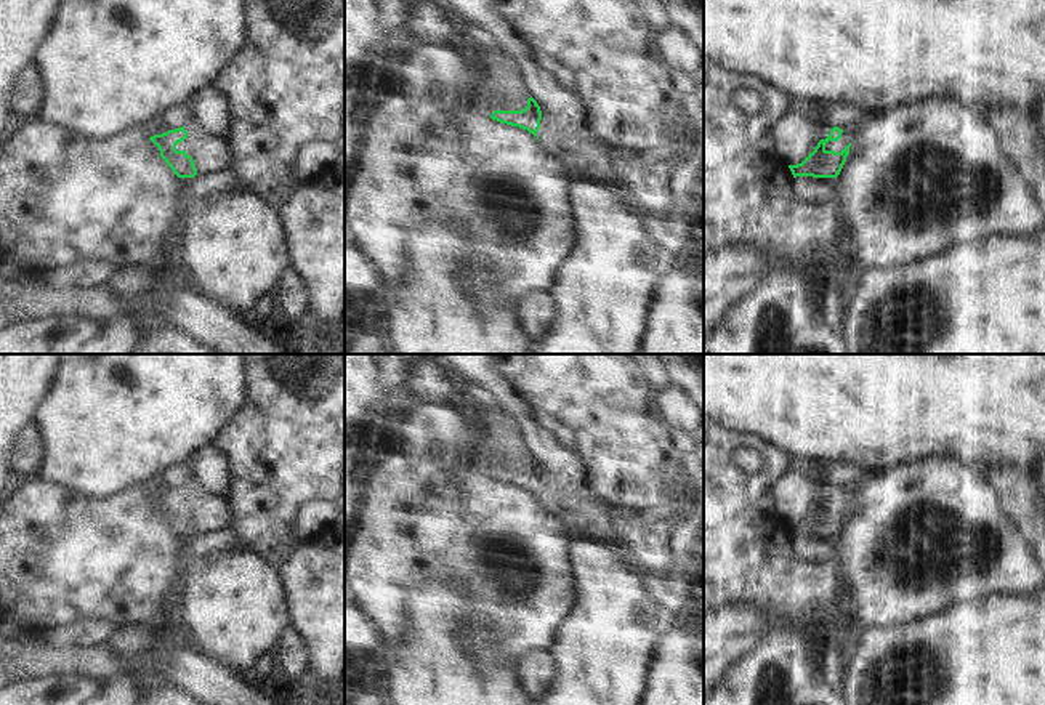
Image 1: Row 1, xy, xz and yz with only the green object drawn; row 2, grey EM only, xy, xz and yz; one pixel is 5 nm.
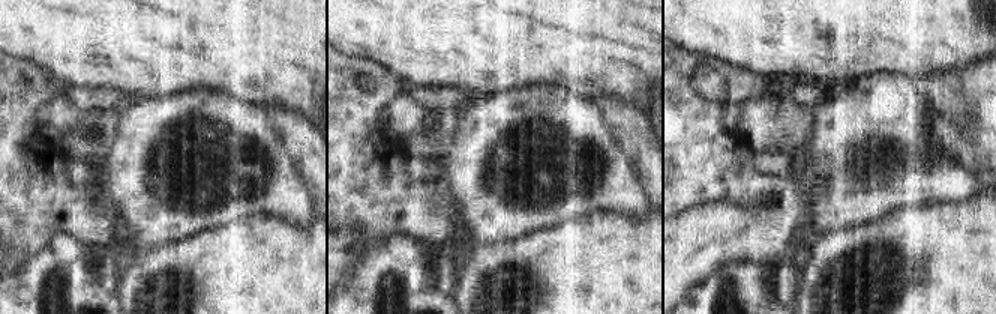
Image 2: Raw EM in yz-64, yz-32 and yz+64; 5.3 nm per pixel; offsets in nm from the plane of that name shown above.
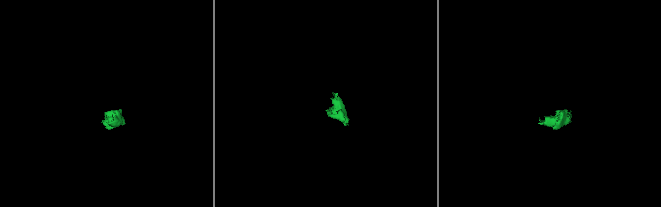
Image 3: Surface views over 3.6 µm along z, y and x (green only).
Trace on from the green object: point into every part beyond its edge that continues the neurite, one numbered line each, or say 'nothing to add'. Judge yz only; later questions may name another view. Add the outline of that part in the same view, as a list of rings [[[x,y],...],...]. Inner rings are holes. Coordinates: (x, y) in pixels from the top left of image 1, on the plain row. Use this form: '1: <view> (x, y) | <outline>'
1: yz (845, 499) | [[[854,487],[843,489],[841,497],[838,500],[829,500],[825,503],[825,510],[841,511],[851,502],[851,492]]]

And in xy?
1: xy (194, 497) | [[[197,476],[196,485],[192,490],[188,492],[188,497],[176,503],[176,510],[184,510],[188,514],[194,514],[199,508],[199,505],[208,497],[213,495],[200,481]]]

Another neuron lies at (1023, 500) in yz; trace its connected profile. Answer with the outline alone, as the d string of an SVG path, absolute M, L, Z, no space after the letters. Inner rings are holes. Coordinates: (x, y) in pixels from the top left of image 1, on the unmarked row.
M1013 469L997 471L989 479L1002 508L1031 548L1045 577L1045 494L1042 485Z

